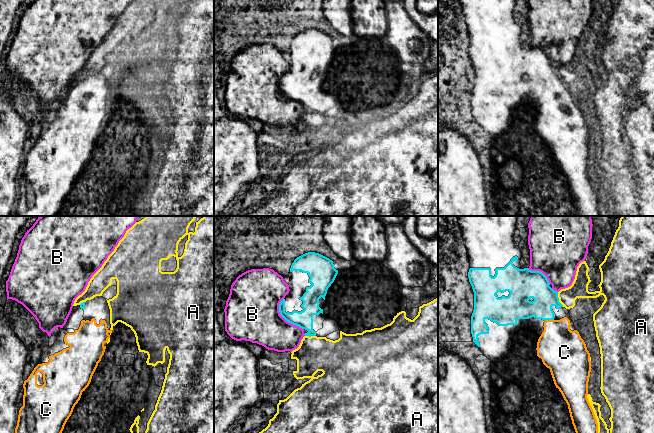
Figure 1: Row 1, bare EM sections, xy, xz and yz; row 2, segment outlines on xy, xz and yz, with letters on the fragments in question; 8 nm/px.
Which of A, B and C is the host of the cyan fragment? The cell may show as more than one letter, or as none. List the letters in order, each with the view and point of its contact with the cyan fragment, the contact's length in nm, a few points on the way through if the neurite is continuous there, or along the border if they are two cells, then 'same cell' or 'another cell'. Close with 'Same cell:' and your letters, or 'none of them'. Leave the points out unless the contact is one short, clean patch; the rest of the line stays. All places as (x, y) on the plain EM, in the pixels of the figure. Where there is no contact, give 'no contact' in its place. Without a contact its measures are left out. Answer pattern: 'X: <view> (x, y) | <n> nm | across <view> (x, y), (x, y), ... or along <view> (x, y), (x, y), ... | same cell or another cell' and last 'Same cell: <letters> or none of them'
A: yz (558, 75) | 130 nm | along yz (557, 68), (559, 78), (563, 82) | another cell
B: xz (284, 94) | 300 nm | another cell
C: yz (549, 95) | 70 nm | across yz (544, 72), (544, 87), (549, 95), (559, 124) | same cell
Same cell: C

